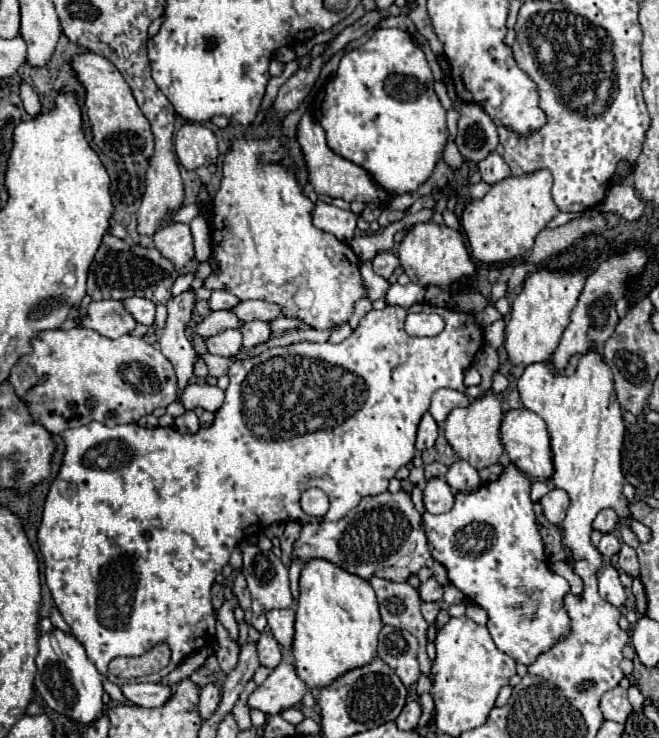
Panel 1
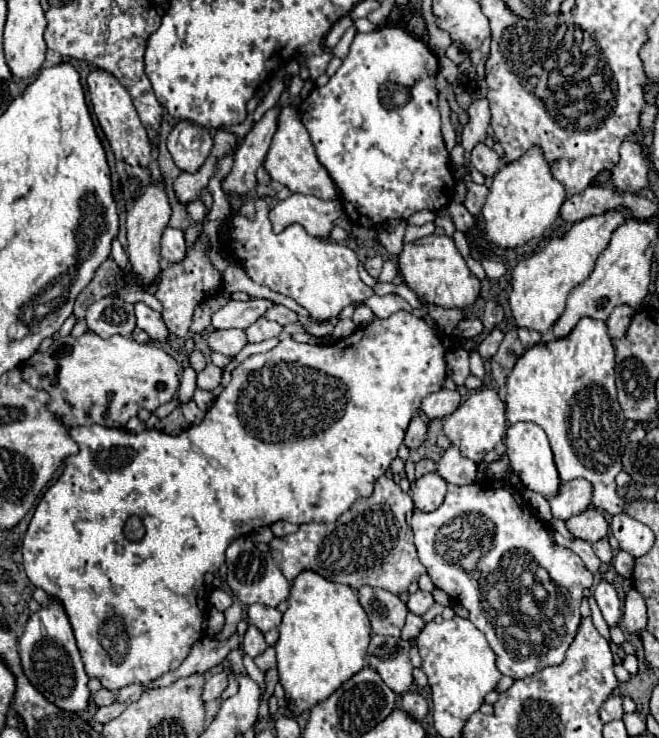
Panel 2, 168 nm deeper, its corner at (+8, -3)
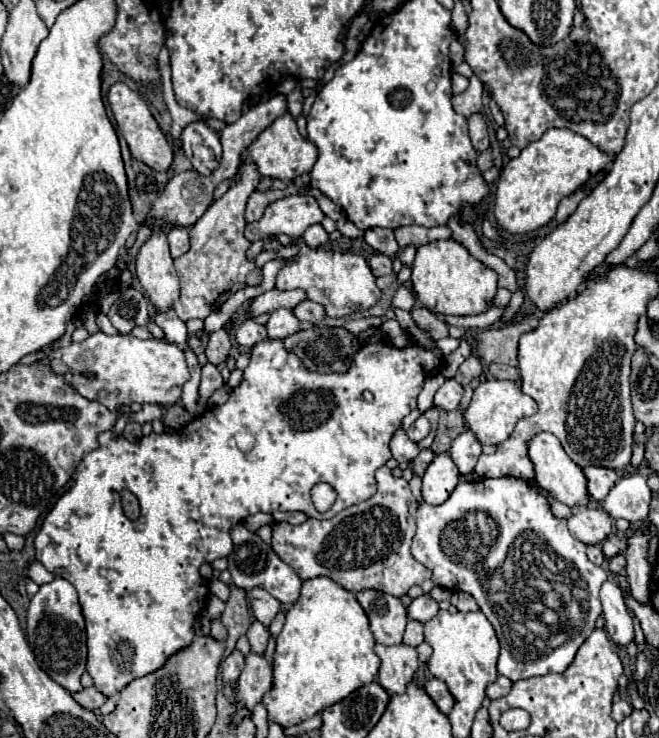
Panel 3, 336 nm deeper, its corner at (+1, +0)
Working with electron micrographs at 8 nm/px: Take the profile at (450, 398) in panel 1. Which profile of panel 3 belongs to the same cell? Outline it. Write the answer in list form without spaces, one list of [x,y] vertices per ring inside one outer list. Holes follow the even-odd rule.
[[[446,380],[438,388],[438,392],[434,396],[434,404],[442,410],[456,410],[458,404],[460,404],[462,394],[464,394],[464,388],[456,380]]]

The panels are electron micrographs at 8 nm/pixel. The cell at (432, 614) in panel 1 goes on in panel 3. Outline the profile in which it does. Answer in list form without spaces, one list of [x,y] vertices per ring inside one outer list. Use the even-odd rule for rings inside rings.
[[[408,620],[406,624],[406,630],[404,630],[404,644],[408,646],[418,646],[424,642],[424,624],[422,622],[416,622],[416,620]]]

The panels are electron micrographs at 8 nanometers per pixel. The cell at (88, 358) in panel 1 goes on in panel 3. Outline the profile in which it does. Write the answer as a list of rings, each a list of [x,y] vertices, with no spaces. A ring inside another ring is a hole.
[[[92,334],[80,344],[72,342],[68,348],[52,350],[50,366],[54,372],[62,374],[82,396],[98,400],[110,410],[118,410],[120,406],[128,406],[132,402],[172,406],[180,400],[182,386],[190,378],[184,352],[176,344],[156,338],[138,340],[132,334]]]

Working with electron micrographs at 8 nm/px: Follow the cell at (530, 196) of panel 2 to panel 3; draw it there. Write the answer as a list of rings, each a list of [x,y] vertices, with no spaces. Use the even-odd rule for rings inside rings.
[[[564,128],[546,130],[540,140],[528,144],[518,158],[512,158],[502,168],[496,186],[496,206],[494,206],[494,216],[498,224],[512,234],[538,230],[540,226],[548,224],[554,218],[556,206],[564,196],[576,192],[588,178],[608,168],[612,160],[614,160],[612,154],[602,152],[592,142],[588,142],[588,138],[572,130]]]

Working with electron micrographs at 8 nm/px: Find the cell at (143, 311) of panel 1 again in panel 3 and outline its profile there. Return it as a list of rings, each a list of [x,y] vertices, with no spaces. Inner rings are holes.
[[[168,310],[168,312],[160,312],[156,314],[154,322],[166,332],[166,340],[180,346],[180,348],[186,348],[188,346],[188,332],[186,332],[186,324],[176,316],[174,310]]]

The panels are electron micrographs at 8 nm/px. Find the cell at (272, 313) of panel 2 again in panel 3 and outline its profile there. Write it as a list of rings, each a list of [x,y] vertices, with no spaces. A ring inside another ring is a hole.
[[[304,300],[300,302],[296,308],[294,308],[294,314],[302,320],[302,322],[312,322],[312,324],[318,324],[324,316],[326,316],[326,310],[324,306],[320,306],[318,302],[312,302],[312,300]]]

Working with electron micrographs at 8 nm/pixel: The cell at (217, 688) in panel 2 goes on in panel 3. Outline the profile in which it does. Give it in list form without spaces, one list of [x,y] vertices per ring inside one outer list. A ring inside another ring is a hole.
[[[234,650],[228,658],[224,658],[224,664],[222,664],[224,682],[236,682],[242,668],[244,668],[244,654],[240,654],[240,650]]]

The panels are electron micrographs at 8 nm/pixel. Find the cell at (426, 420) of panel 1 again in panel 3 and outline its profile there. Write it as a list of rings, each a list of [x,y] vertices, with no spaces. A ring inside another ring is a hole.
[[[420,416],[410,428],[408,428],[408,438],[412,440],[412,442],[420,442],[422,438],[426,438],[430,434],[430,422],[424,418],[424,416]]]

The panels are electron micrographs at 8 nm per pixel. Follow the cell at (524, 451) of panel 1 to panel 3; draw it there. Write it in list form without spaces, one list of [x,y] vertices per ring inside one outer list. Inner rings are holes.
[[[540,432],[530,440],[530,450],[528,450],[532,462],[534,462],[534,472],[536,472],[536,482],[542,490],[546,490],[552,498],[556,498],[558,502],[566,504],[566,506],[590,506],[592,502],[588,502],[588,480],[584,478],[584,472],[580,466],[576,466],[576,462],[572,462],[572,458],[568,458],[568,454],[564,452],[564,448],[560,446],[558,438],[554,434],[548,432]]]

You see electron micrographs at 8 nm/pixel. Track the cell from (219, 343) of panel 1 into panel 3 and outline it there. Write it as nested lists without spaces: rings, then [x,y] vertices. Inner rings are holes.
[[[244,320],[236,326],[236,342],[244,348],[252,348],[254,344],[266,340],[266,326],[256,324],[254,320]]]

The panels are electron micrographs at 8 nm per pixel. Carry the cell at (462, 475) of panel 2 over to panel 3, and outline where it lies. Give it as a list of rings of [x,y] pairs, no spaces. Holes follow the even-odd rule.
[[[464,430],[460,436],[456,436],[452,440],[450,456],[452,456],[452,460],[458,466],[462,476],[466,476],[466,474],[470,474],[474,470],[476,460],[478,460],[480,454],[482,454],[482,444],[472,434],[472,430]]]

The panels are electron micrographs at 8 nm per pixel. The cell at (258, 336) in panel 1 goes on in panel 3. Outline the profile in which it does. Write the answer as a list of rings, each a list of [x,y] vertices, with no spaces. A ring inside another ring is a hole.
[[[278,308],[272,312],[272,316],[266,324],[266,330],[268,330],[268,338],[284,340],[286,336],[292,336],[298,330],[302,330],[302,322],[296,318],[296,314],[292,310]]]

